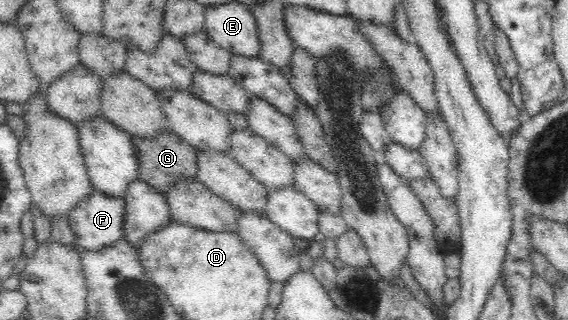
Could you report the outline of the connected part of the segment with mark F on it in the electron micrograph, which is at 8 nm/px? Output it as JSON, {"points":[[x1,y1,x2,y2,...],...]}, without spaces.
{"points":[[93,190,69,212,75,243,82,250,94,252,124,239,124,215,124,198,108,197]]}

